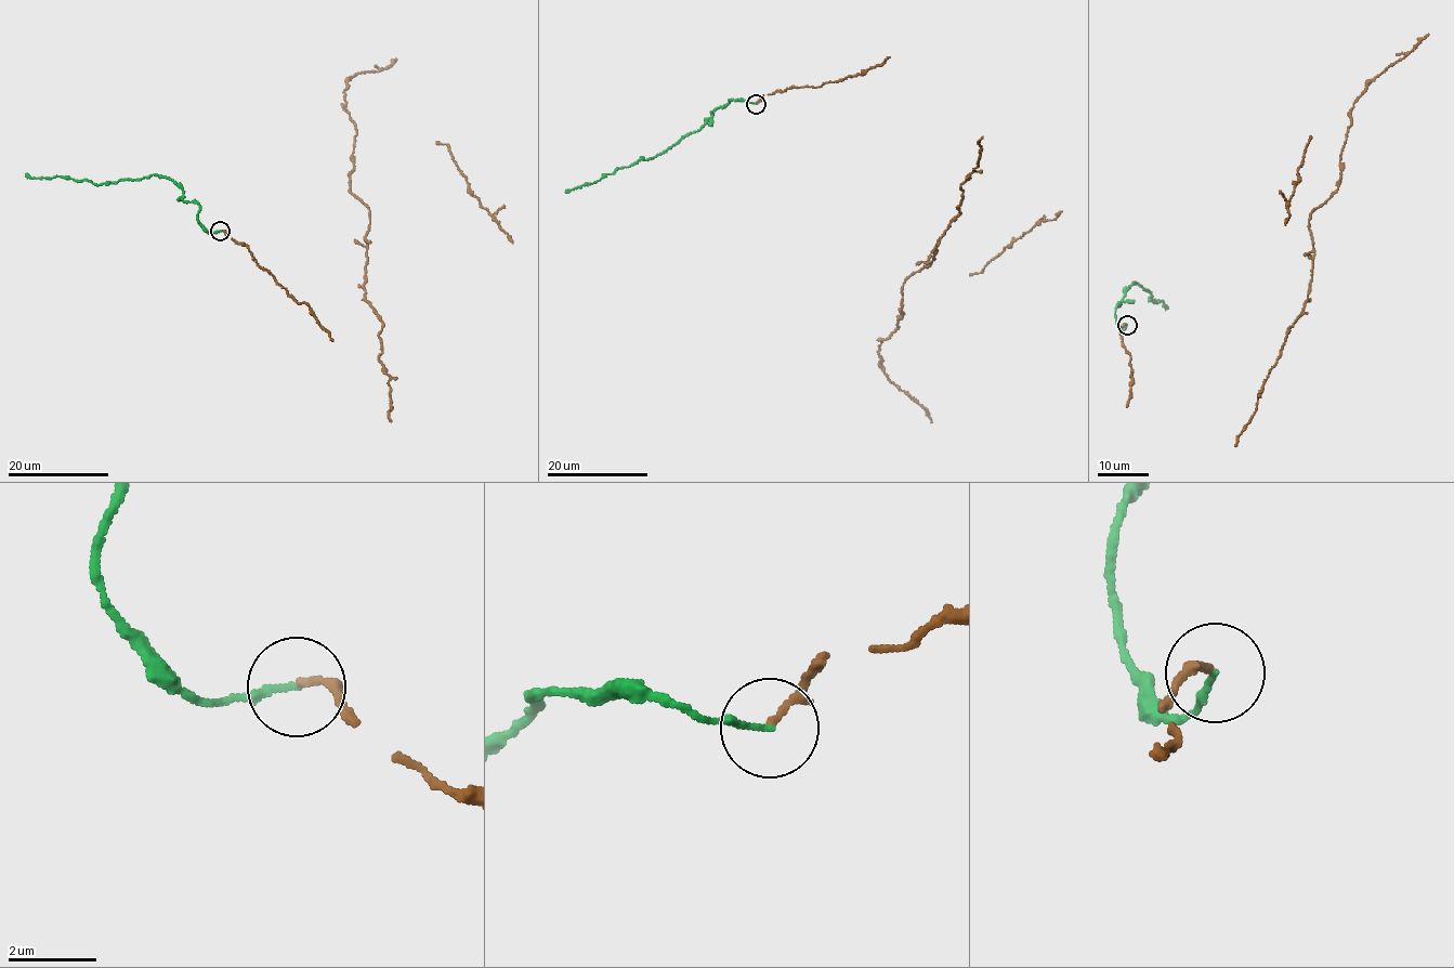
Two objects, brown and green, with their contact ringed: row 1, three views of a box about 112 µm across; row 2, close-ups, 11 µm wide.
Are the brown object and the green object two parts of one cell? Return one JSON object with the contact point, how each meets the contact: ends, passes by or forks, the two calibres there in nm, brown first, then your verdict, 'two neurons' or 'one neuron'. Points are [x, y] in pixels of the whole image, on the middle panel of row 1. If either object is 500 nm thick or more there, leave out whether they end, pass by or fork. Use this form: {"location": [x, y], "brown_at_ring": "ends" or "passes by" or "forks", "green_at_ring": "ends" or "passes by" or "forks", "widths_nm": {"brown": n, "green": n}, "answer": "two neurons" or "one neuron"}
{"location": [756, 104], "brown_at_ring": "ends", "green_at_ring": "ends", "widths_nm": {"brown": 170, "green": 130}, "answer": "one neuron"}

